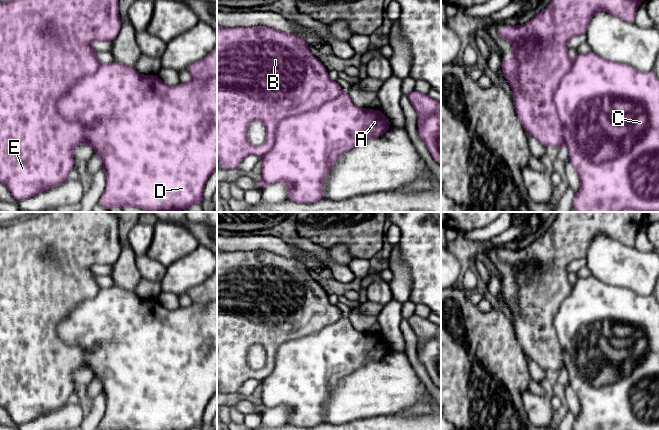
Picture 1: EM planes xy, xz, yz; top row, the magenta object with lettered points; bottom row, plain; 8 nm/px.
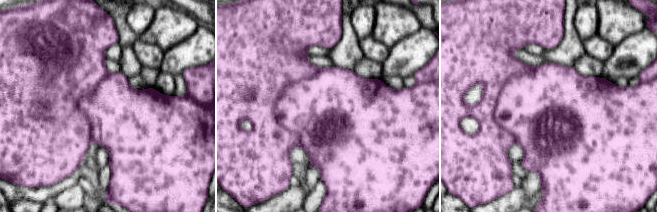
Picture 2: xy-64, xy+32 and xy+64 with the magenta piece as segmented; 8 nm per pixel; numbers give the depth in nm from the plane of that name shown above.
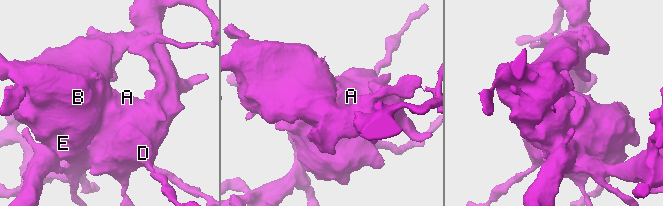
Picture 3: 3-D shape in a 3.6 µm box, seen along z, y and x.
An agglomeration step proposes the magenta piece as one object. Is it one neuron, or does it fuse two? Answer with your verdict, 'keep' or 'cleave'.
cleave

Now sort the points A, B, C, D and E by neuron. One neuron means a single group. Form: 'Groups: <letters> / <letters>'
Groups: A C D / B E

